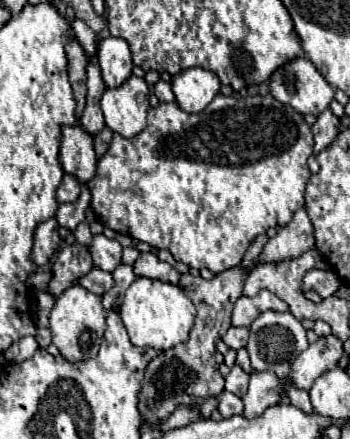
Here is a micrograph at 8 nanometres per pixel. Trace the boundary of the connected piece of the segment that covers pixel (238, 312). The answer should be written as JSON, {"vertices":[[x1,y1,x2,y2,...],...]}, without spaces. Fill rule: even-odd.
{"vertices":[[262,289,258,295,254,297,246,297,242,295,236,303,234,303,234,311,232,311,232,325,234,327,248,327,260,313,274,309,274,311,288,311,288,305,276,297,274,293]]}

